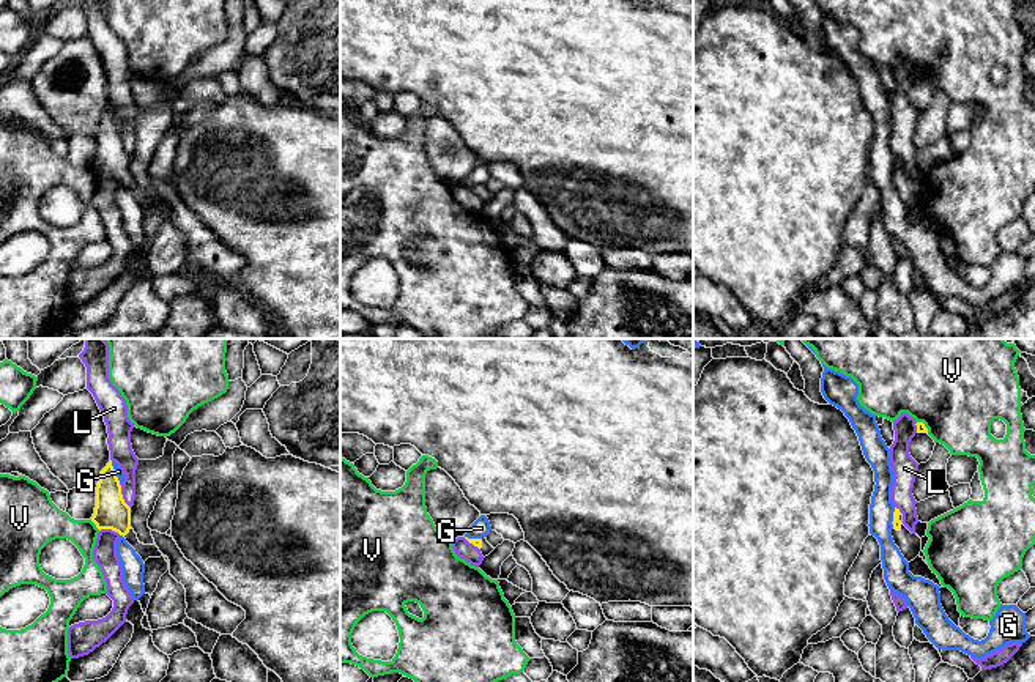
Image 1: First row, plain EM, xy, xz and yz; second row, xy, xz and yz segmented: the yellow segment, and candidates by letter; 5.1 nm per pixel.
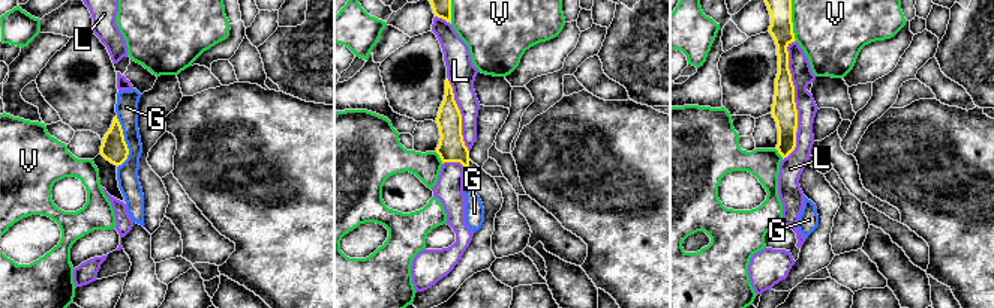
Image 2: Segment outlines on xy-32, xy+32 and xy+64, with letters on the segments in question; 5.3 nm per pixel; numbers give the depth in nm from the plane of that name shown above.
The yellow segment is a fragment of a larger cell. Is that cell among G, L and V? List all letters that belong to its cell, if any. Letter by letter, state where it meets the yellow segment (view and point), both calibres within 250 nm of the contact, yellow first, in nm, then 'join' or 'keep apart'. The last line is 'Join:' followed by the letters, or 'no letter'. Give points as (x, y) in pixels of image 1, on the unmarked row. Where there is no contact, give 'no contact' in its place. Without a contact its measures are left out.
G: contact yz (894, 161); calibres 50 and 130 nm; keep apart
L: contact xy (122, 144); calibres 170 and 120 nm; keep apart
V: contact xy (95, 170); calibres 170 and 190 nm; keep apart
Join: no letter

